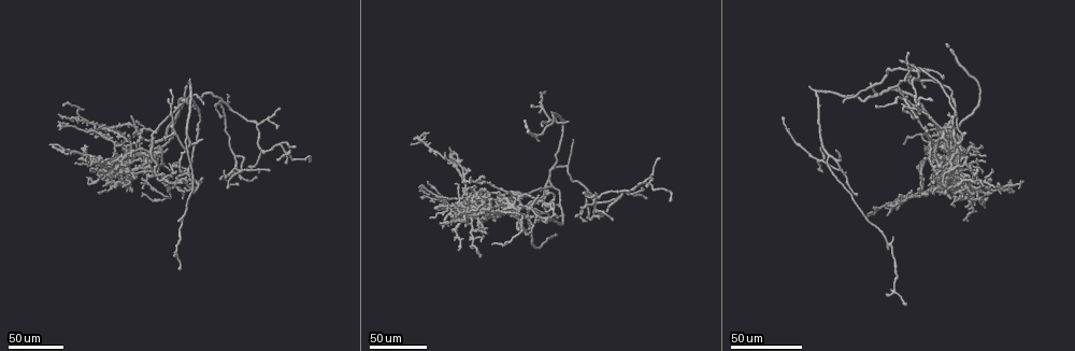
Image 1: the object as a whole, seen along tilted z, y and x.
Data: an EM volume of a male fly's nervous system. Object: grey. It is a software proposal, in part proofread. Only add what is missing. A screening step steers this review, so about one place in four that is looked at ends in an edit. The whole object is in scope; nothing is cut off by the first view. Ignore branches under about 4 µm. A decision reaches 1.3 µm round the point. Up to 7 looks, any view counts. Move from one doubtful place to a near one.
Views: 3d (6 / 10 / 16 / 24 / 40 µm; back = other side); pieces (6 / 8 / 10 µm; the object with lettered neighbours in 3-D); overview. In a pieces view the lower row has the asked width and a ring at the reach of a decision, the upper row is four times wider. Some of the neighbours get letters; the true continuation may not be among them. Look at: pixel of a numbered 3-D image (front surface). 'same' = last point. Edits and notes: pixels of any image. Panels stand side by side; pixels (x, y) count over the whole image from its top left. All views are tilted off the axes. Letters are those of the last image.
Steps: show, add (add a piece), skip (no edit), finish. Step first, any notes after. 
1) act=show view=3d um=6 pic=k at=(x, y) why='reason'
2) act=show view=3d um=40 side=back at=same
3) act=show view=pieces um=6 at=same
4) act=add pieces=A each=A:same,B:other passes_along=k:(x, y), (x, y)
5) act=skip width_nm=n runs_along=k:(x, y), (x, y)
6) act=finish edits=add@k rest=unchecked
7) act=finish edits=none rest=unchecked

act=show view=3d um=24 pic=1 at=(843, 103) why='long arm stops here'

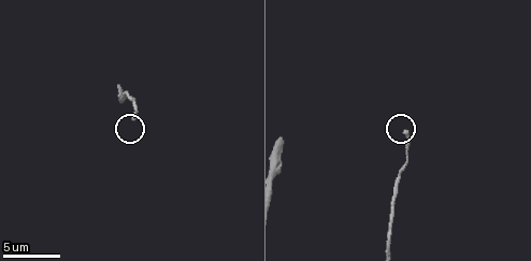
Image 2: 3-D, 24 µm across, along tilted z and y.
act=show view=3d um=10 pic=2 at=(406, 131) why='zoom in'

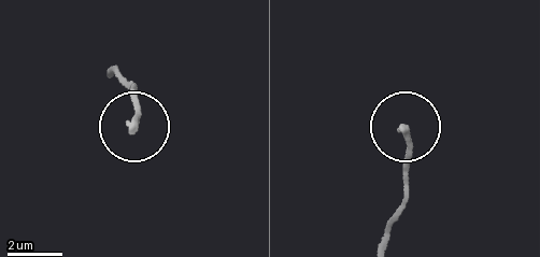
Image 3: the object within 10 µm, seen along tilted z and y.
act=show view=pieces um=8 pic=3 at=(134, 130)

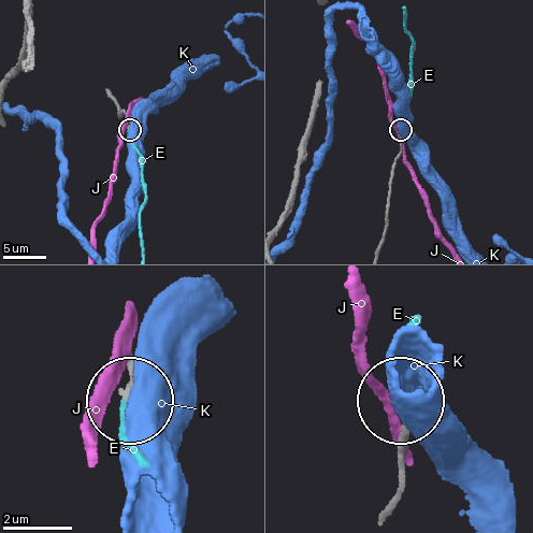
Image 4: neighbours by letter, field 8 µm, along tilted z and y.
act=add pieces=E each=E:same,J:other,K:other found='the cell continues'

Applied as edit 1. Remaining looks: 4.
act=show view=overview why='redraw'

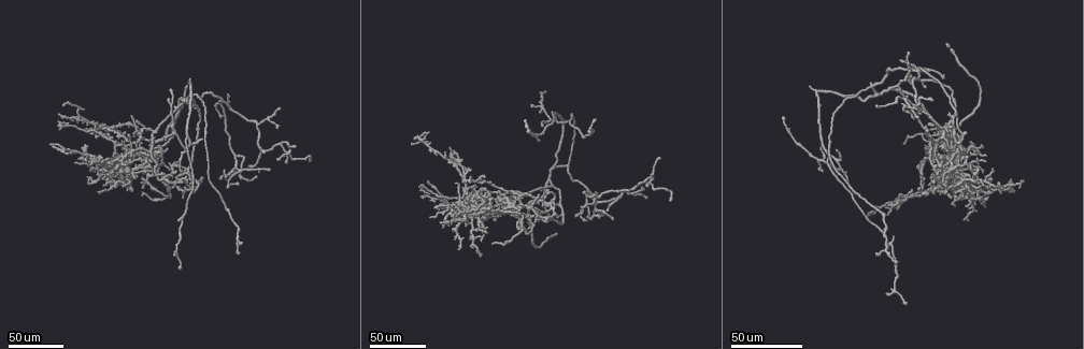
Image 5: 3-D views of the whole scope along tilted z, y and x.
act=show view=3d um=24 pic=5 at=(836, 148) why='branch stops here'

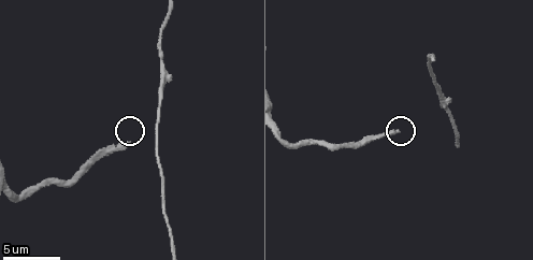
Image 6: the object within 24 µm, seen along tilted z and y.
act=show view=pieces um=8 pic=6 at=(397, 130)

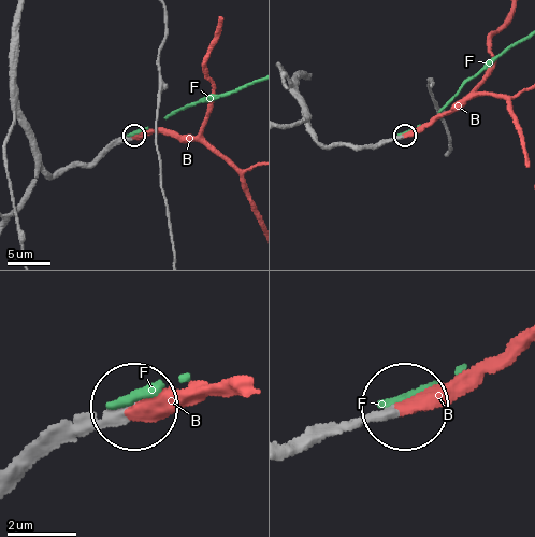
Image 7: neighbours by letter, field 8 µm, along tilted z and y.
act=add pieces=B each=B:same,F:other passes_along=7:(39, 458), (130, 408), (242, 395) found='the cell continues'

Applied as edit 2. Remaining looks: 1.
act=finish edits=add@4,add@7 rest=unchecked

